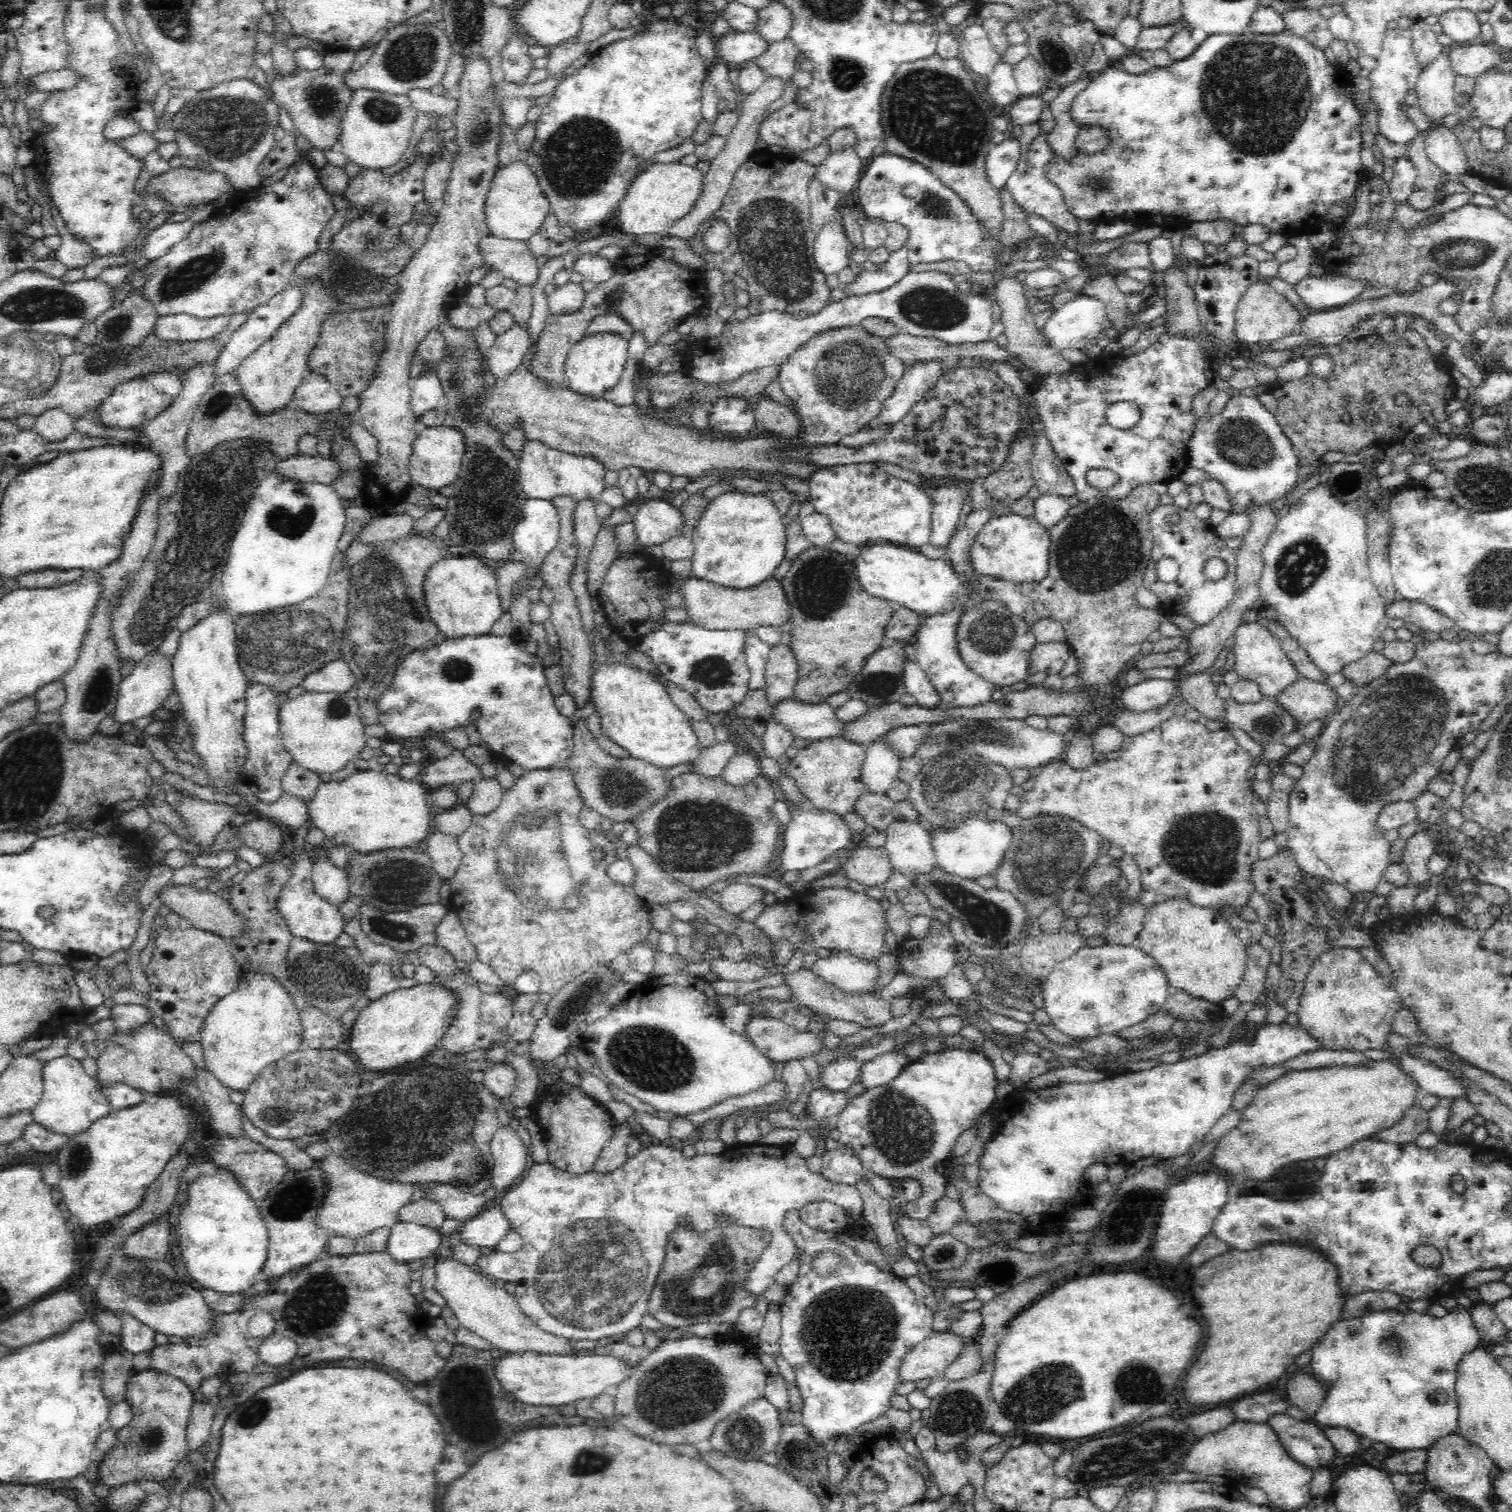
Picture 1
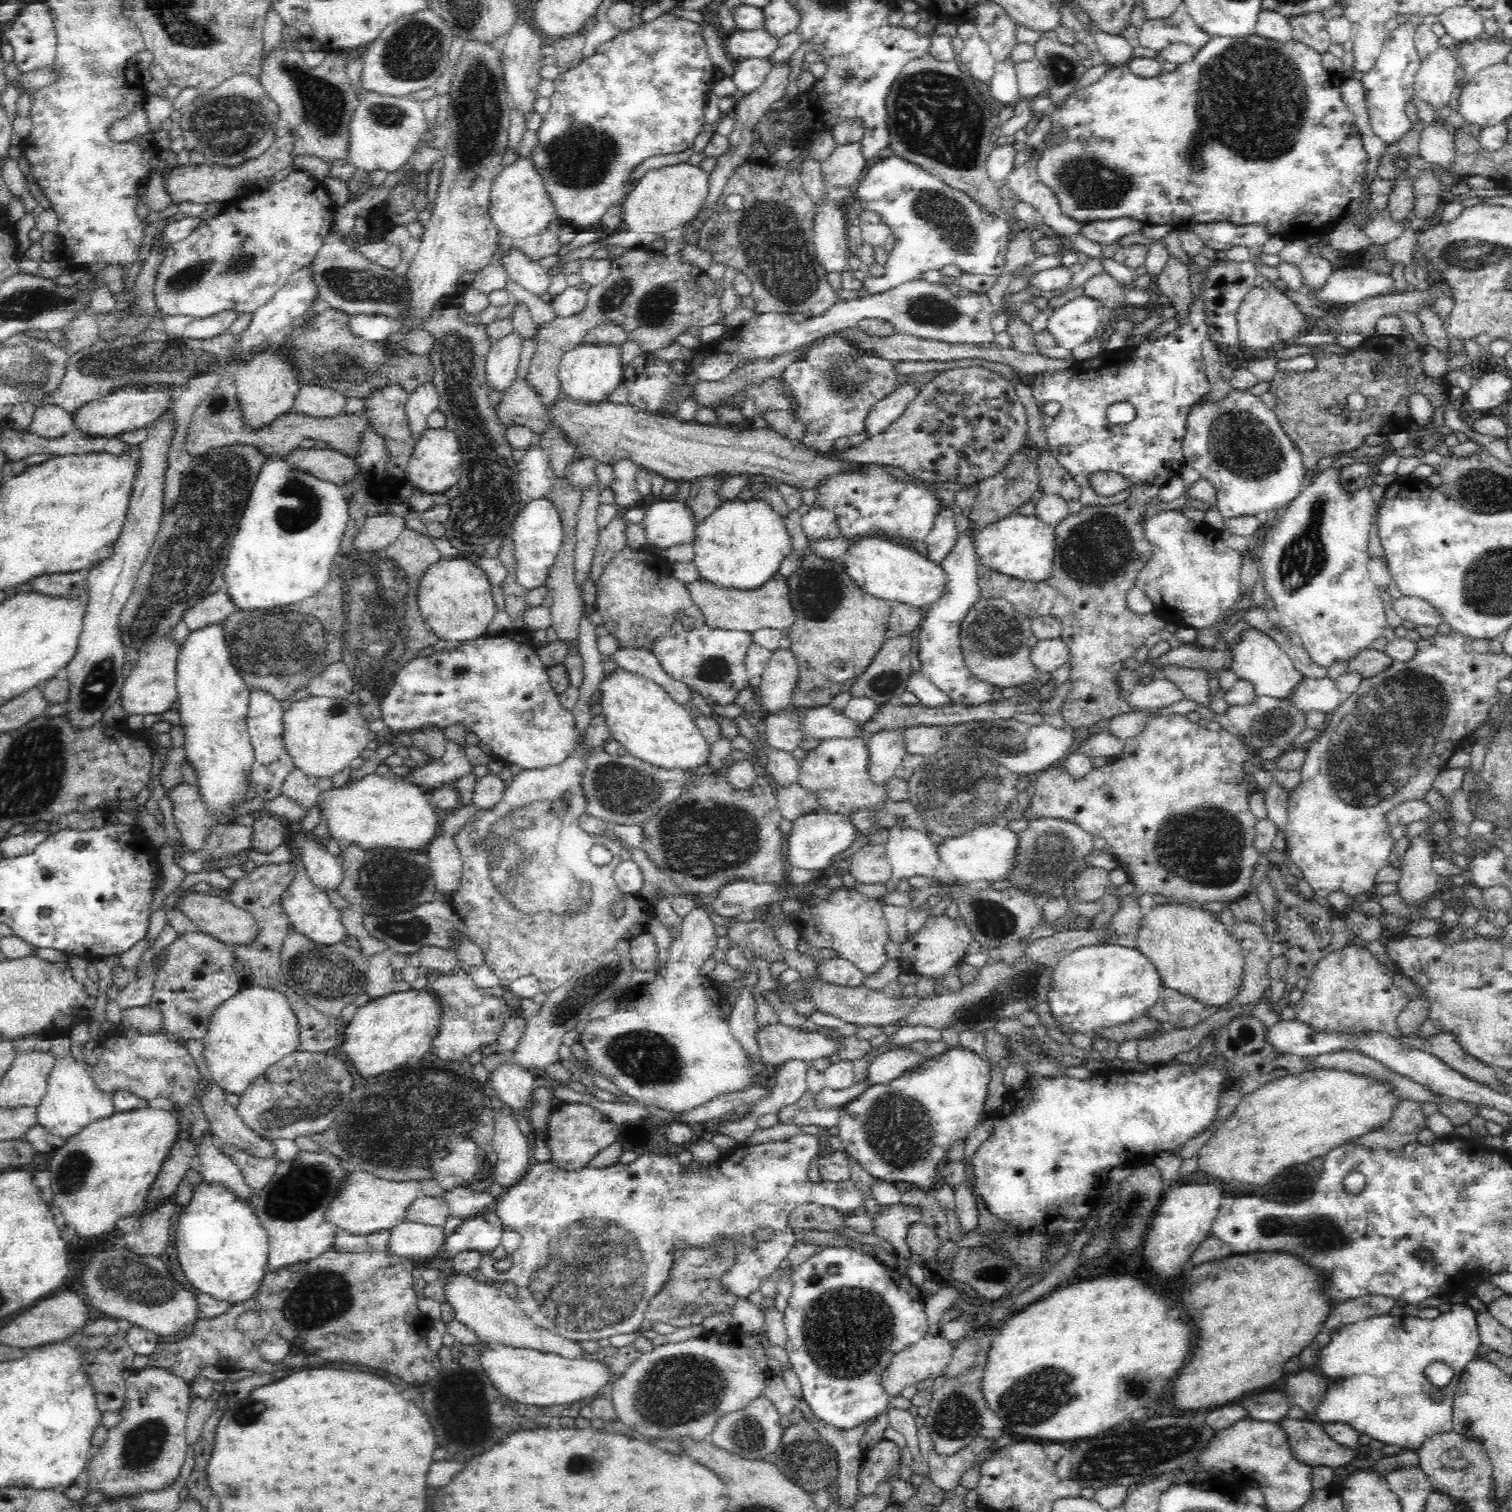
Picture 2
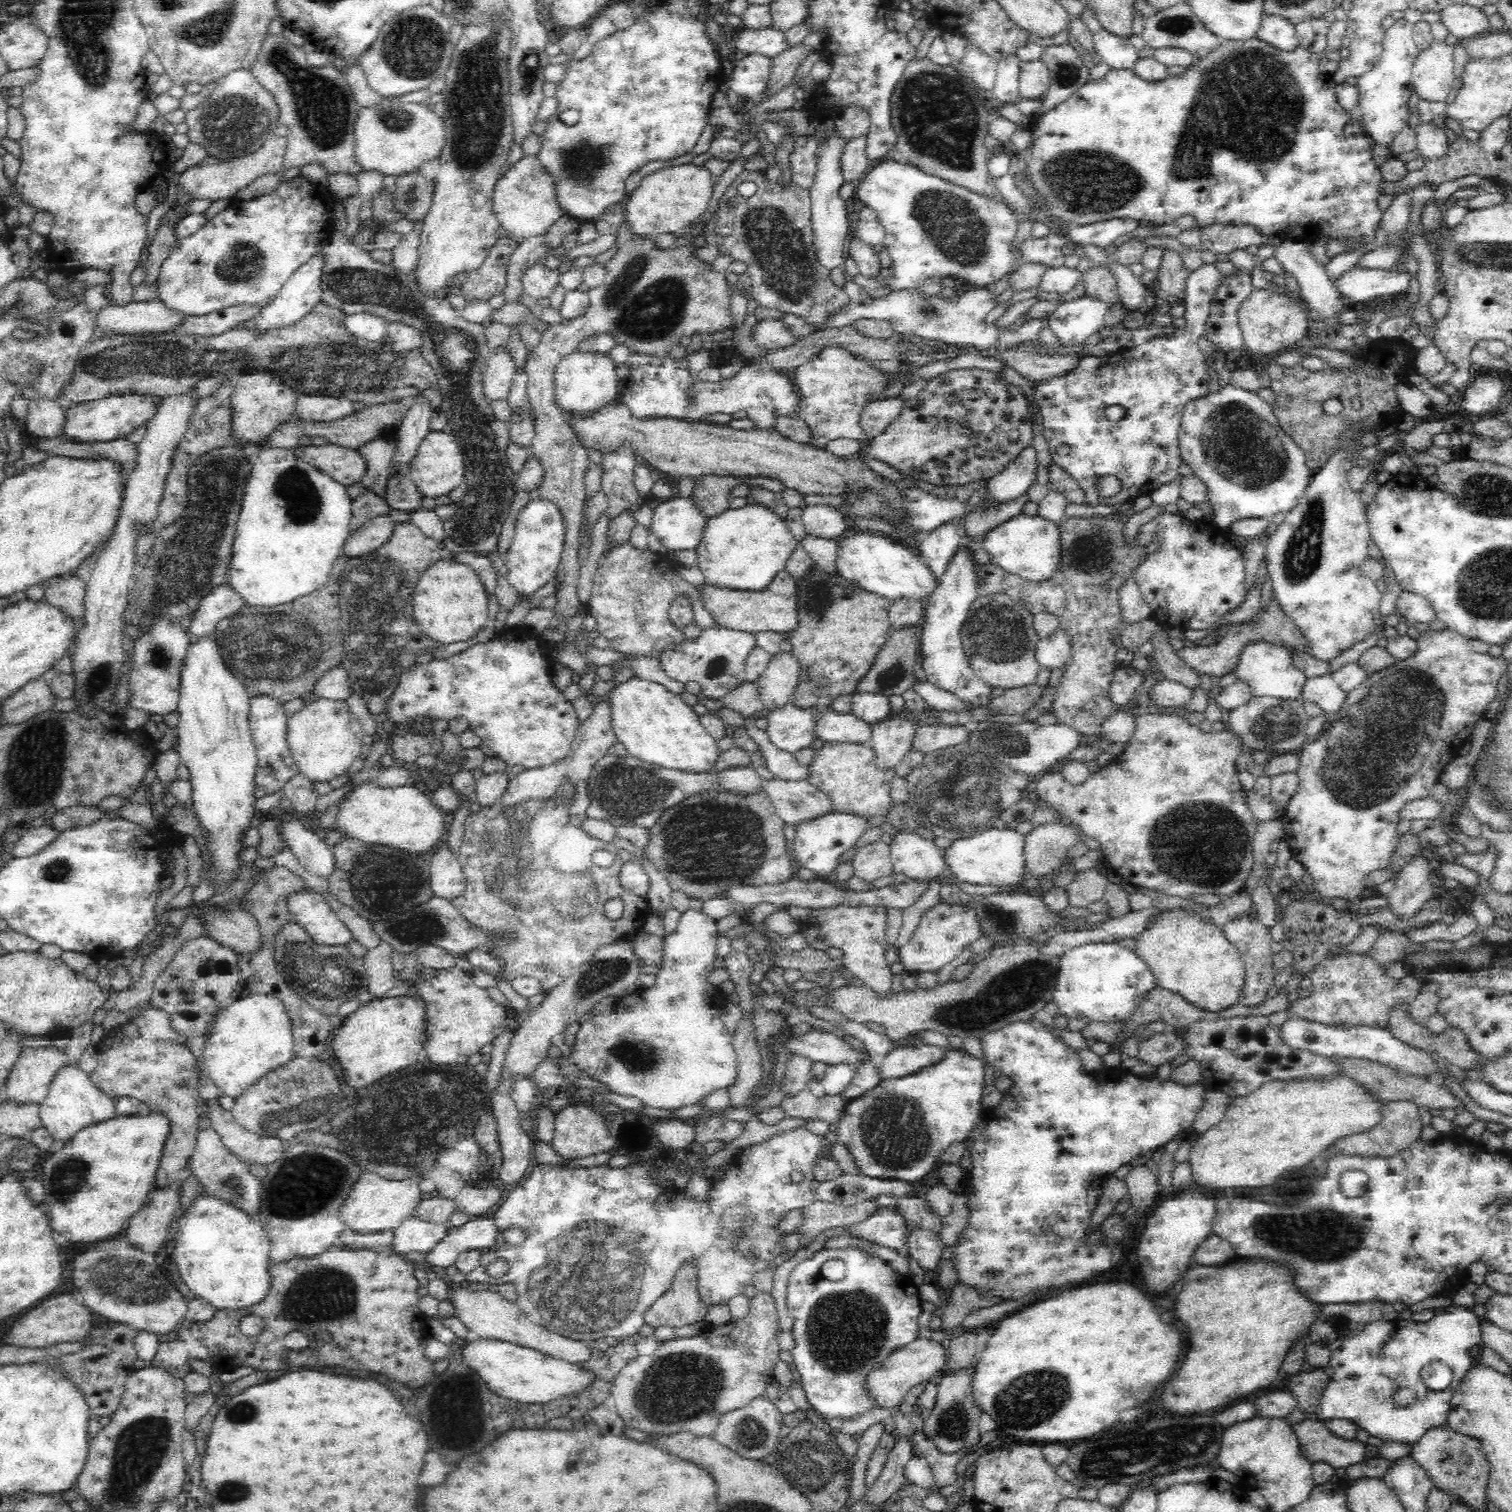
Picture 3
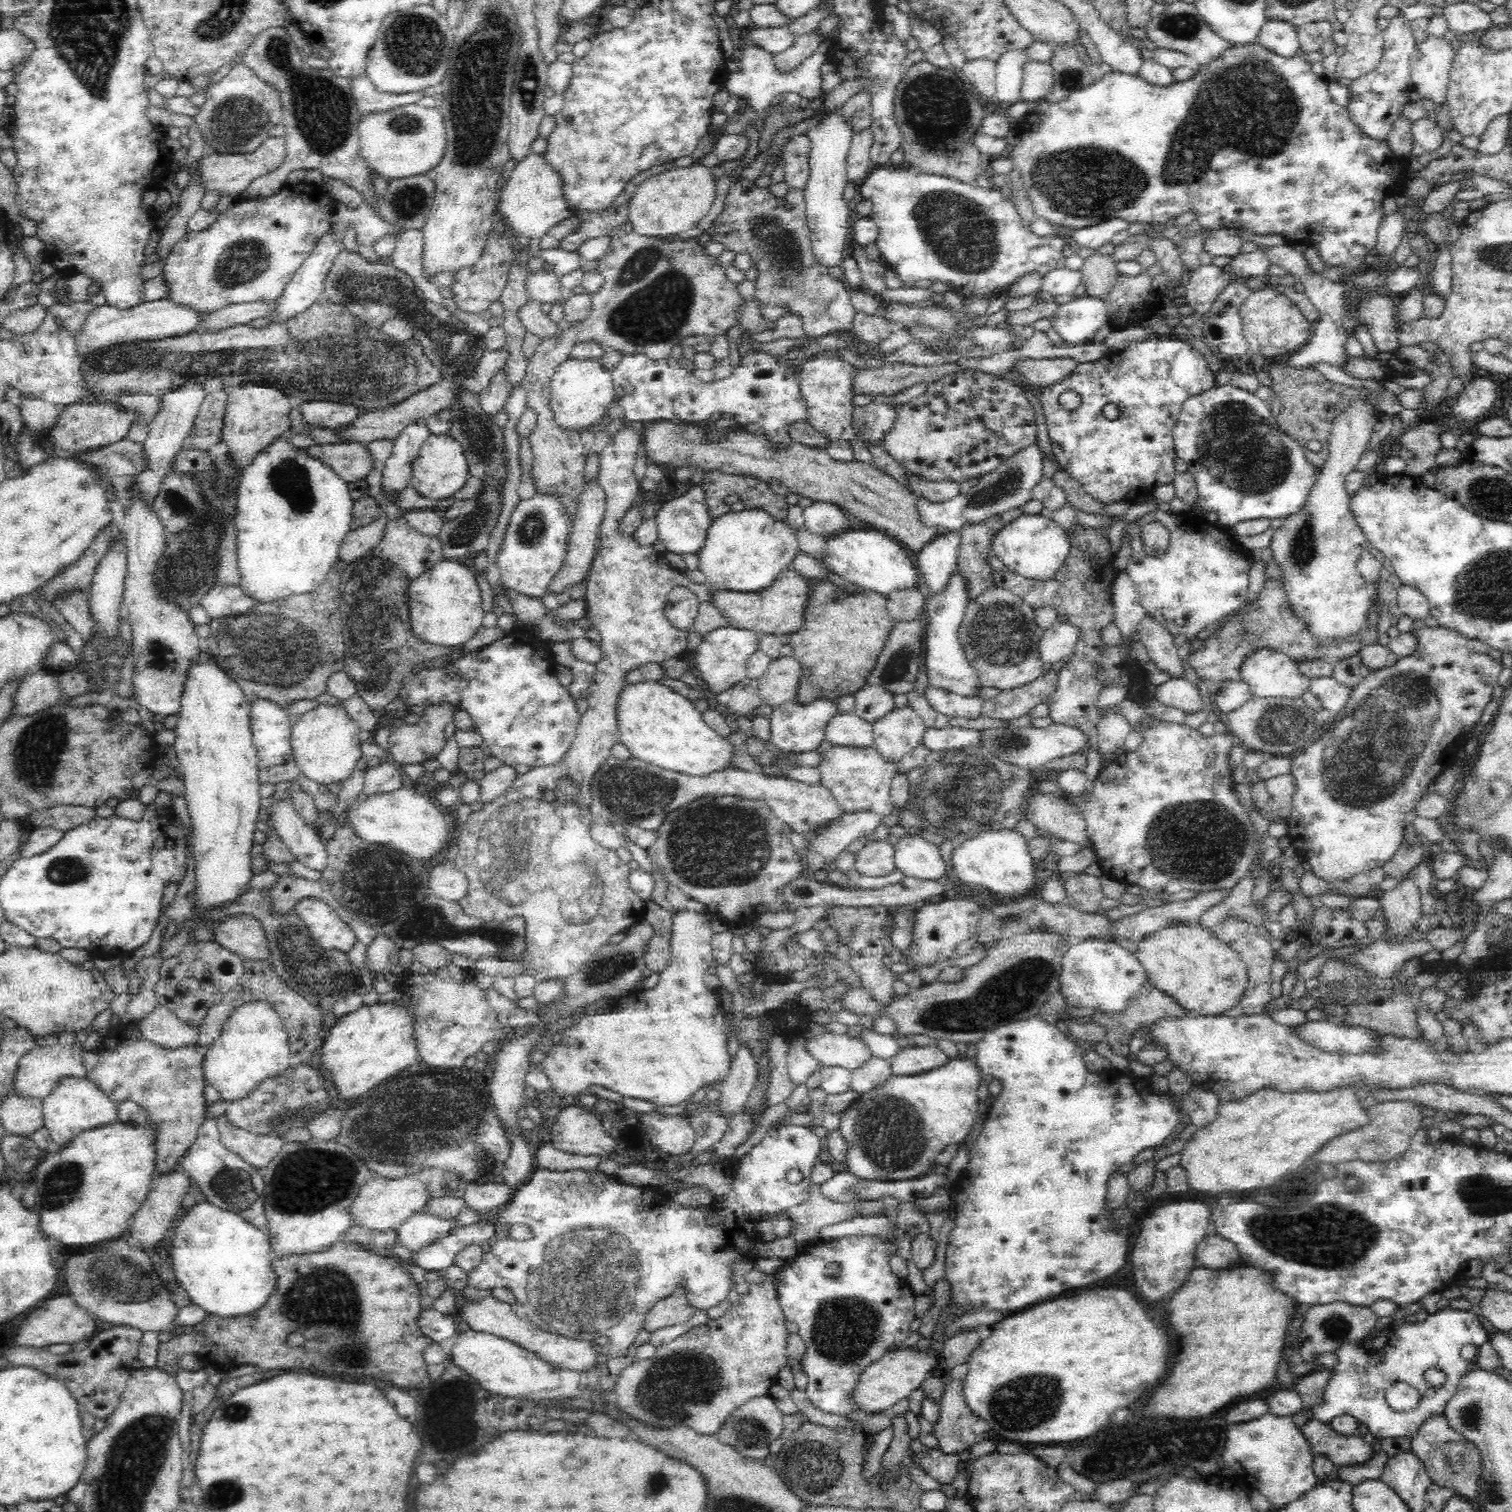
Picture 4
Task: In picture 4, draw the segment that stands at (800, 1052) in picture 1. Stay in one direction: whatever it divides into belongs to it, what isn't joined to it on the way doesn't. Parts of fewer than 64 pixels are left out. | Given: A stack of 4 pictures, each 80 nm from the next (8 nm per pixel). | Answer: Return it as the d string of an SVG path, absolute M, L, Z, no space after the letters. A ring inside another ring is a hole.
M824 1033L805 1040L810 1055L824 1067L839 1066L848 1070L860 1068L870 1057L872 1051L860 1036Z

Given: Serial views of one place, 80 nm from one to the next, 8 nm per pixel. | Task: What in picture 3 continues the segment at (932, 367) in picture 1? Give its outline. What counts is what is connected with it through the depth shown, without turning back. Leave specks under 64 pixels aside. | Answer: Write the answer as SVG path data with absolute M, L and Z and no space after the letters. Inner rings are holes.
M889 397L864 405L859 412L859 425L864 434L871 439L880 436L897 418L904 402L900 397Z

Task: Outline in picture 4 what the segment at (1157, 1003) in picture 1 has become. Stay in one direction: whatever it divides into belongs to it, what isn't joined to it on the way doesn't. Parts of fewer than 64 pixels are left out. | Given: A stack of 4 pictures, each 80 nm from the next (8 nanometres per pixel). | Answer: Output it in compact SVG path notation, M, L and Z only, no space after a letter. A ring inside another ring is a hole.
M1104 939L1092 940L1072 940L1067 947L1065 956L1061 963L1061 974L1059 993L1066 1001L1068 1012L1072 1008L1090 1008L1092 1010L1118 1011L1132 998L1133 994L1140 990L1141 986L1146 982L1147 975L1140 965L1135 954L1124 949L1120 941L1105 941Z

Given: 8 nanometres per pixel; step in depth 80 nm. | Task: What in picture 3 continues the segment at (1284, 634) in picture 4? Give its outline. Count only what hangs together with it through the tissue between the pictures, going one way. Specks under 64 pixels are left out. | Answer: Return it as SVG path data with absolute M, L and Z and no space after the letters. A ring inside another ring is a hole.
M1276 595L1272 596L1272 600L1268 600L1264 606L1261 606L1251 619L1244 623L1228 626L1224 636L1219 635L1216 640L1212 641L1214 644L1209 646L1193 646L1186 643L1180 650L1176 651L1176 654L1184 660L1186 665L1205 682L1208 682L1208 677L1210 677L1210 680L1218 681L1226 674L1235 673L1242 650L1248 644L1254 644L1254 642L1267 642L1286 649L1290 653L1293 652L1293 654L1298 654L1298 652L1308 653L1308 650L1310 650L1310 643L1308 643L1306 635L1300 631L1300 627L1292 621L1290 615L1284 613L1284 609L1278 603Z

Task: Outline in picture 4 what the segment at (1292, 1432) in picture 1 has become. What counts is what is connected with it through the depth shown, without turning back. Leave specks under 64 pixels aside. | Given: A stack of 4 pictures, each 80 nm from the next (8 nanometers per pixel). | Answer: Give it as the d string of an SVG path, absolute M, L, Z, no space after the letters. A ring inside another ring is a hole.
M1314 1419L1300 1429L1313 1446L1314 1454L1325 1454L1337 1467L1364 1465L1375 1456L1376 1449L1358 1434L1341 1434L1330 1425Z

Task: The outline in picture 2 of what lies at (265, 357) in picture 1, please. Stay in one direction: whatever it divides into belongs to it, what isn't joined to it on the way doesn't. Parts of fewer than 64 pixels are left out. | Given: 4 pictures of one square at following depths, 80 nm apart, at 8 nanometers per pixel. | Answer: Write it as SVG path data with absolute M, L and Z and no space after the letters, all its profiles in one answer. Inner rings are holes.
M279 349L257 353L250 362L240 366L234 377L239 416L249 432L268 428L274 420L293 411L296 394L302 386L297 383L295 372L287 362L283 350Z

